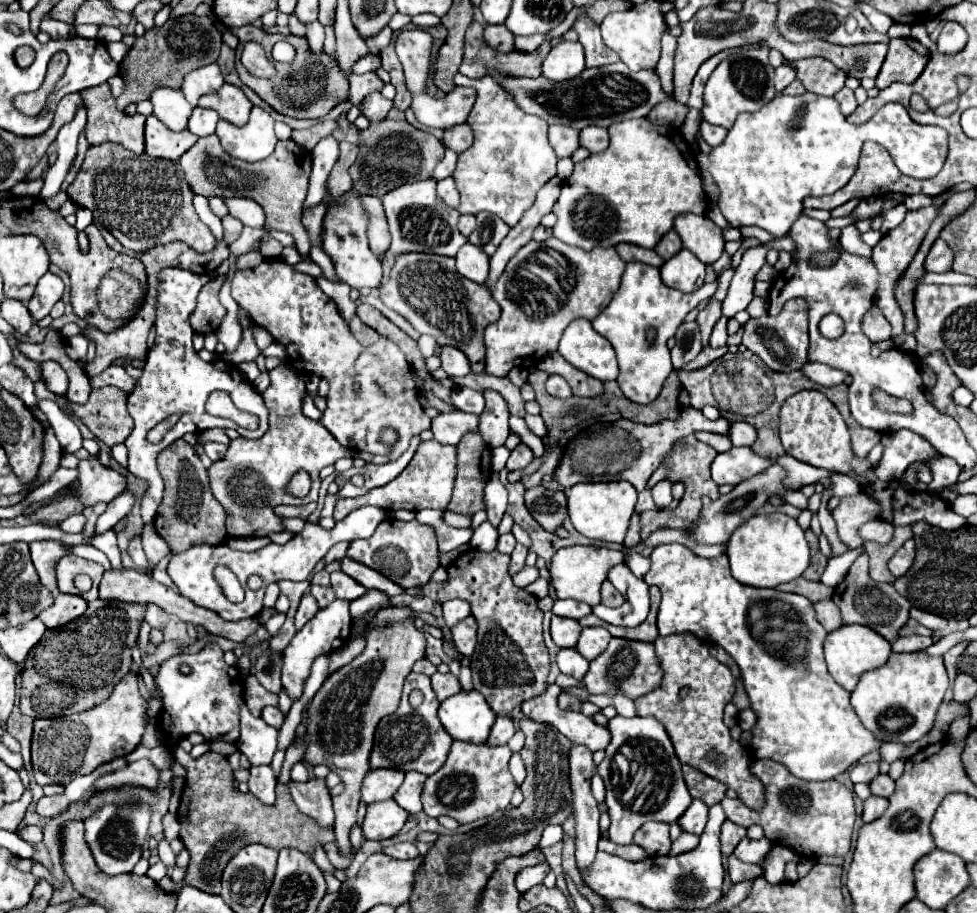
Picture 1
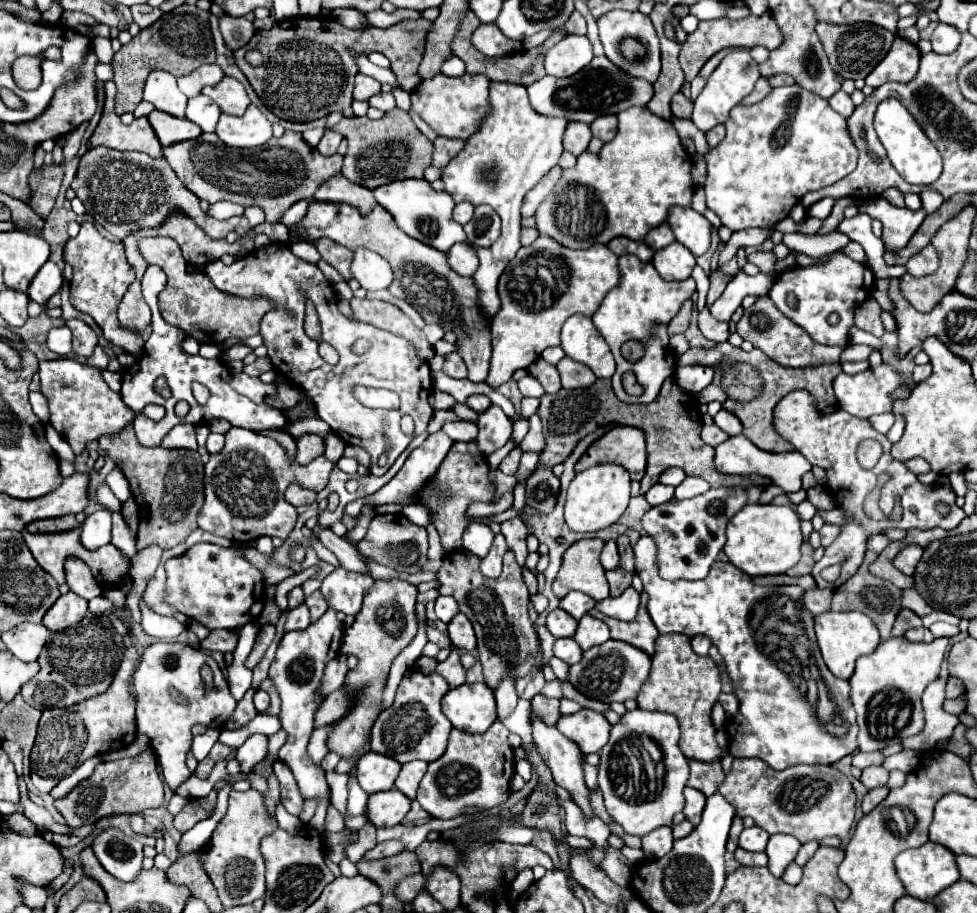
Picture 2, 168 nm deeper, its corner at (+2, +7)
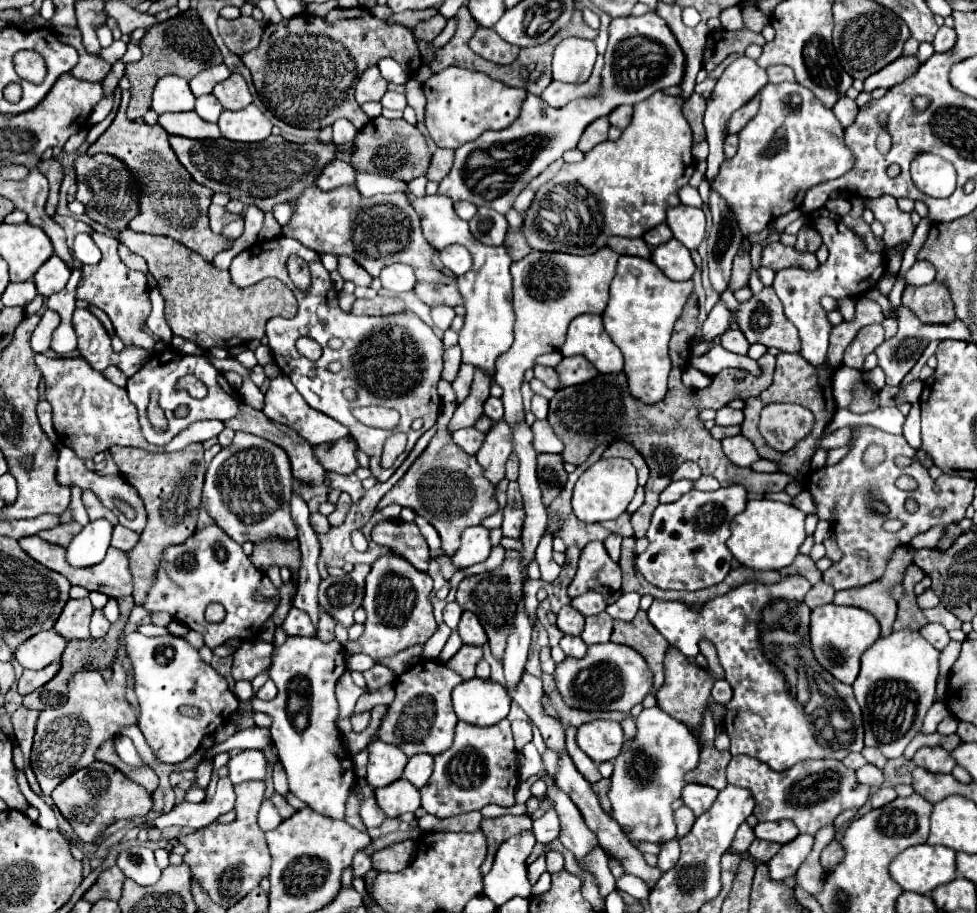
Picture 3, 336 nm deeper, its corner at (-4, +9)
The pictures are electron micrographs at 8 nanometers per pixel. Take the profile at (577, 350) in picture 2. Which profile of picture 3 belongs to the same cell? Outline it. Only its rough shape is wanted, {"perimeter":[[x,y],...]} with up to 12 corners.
{"perimeter":[[600,315],[568,327],[562,355],[584,355],[600,373],[620,373],[622,353]]}

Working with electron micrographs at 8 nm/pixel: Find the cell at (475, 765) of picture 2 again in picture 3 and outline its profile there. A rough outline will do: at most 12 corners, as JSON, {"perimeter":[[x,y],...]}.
{"perimeter":[[458,721],[422,807],[454,817],[516,805],[510,721]]}

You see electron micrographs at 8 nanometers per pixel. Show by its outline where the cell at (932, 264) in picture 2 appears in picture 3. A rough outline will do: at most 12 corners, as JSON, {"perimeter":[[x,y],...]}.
{"perimeter":[[916,261],[906,273],[908,285],[926,285],[936,277],[928,261]]}

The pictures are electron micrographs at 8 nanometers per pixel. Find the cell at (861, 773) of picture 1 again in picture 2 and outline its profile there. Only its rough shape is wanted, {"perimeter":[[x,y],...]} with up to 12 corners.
{"perimeter":[[856,751],[852,765],[866,769],[870,765],[882,765],[884,755]]}

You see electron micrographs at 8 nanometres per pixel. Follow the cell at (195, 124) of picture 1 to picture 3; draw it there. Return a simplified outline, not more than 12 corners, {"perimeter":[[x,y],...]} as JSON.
{"perimeter":[[214,95],[196,99],[194,109],[204,121],[216,123],[222,105]]}

